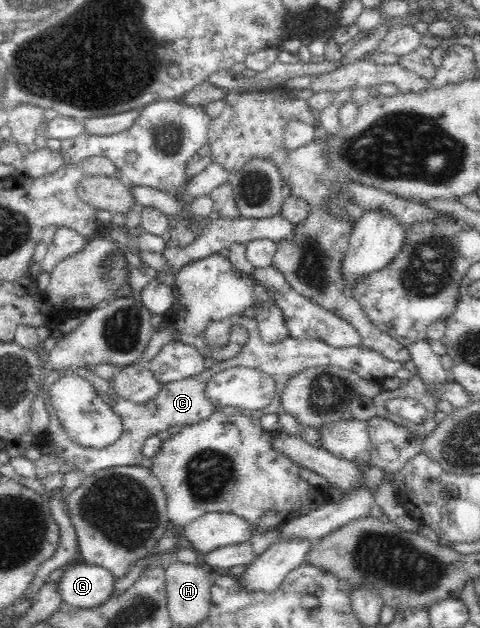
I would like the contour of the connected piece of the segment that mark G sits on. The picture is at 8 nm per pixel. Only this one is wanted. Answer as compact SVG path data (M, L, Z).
M79 560L62 568L52 578L56 581L56 590L63 604L76 609L92 608L105 603L114 590L116 579L110 571Z

